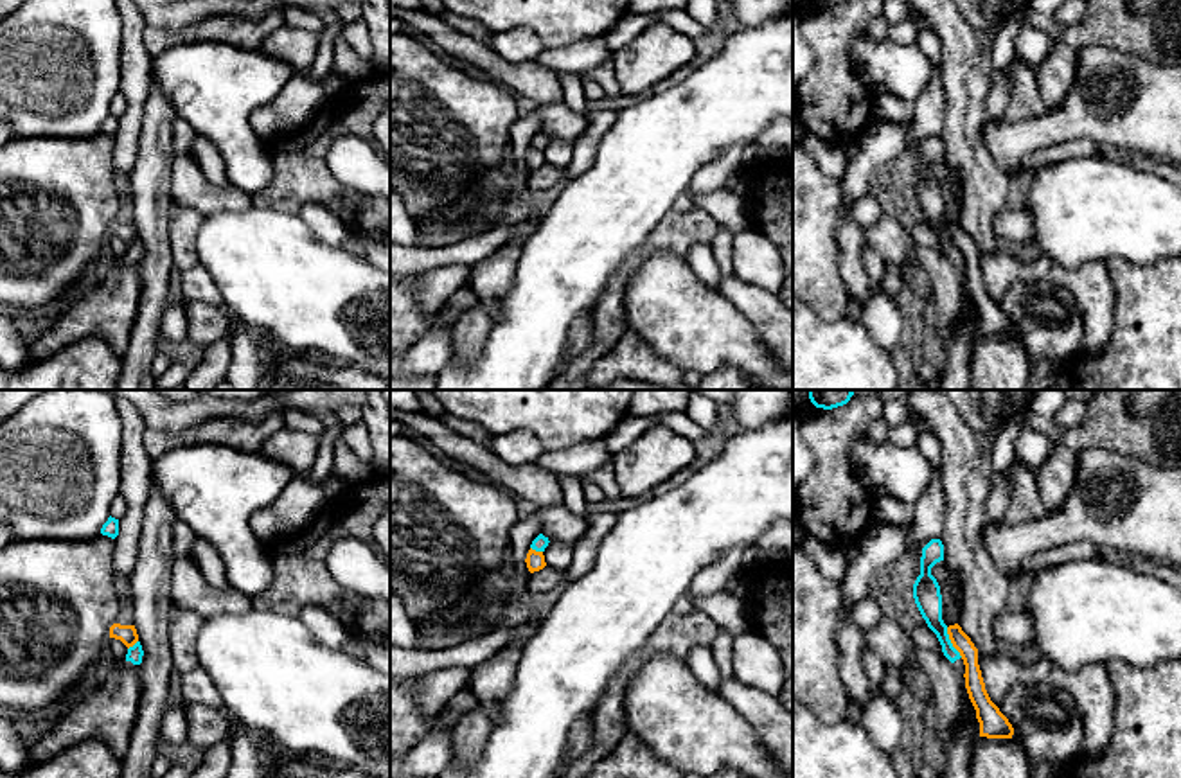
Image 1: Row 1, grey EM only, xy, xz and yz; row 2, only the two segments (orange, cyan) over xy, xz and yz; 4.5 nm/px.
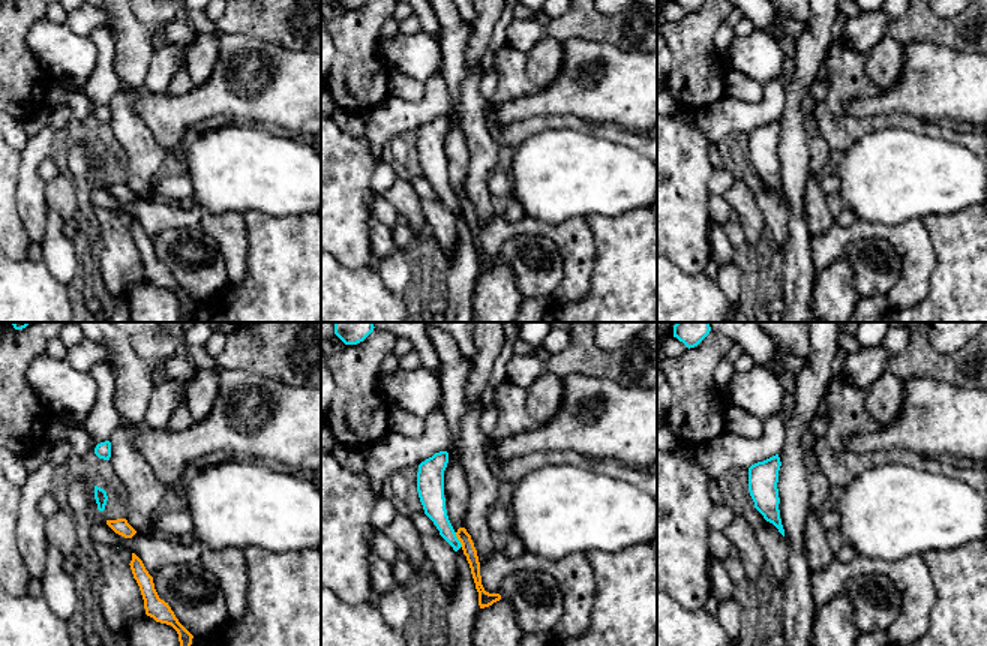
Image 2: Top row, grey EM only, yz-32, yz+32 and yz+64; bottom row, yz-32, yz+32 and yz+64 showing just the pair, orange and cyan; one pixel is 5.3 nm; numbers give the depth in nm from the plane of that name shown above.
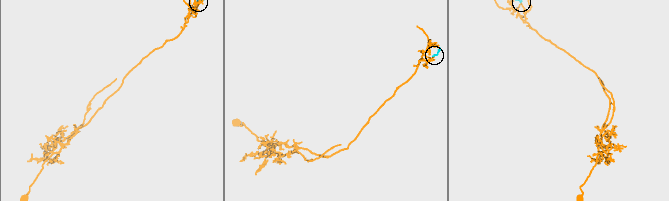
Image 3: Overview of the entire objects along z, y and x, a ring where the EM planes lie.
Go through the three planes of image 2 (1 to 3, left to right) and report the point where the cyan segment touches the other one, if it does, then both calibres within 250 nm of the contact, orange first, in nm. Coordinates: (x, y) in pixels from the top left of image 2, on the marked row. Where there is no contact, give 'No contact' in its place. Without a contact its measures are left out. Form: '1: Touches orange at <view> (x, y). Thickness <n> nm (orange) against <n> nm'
1: No contact
2: Touches orange at yz+32 (458, 538). Thickness 70 nm (orange) against 130 nm
3: No contact

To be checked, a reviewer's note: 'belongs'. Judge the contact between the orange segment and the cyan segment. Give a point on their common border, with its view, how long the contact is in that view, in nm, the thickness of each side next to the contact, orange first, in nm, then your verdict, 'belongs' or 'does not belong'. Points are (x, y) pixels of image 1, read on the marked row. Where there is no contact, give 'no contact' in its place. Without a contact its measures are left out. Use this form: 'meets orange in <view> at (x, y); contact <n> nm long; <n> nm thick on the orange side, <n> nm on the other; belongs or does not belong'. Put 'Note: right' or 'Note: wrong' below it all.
meets orange in yz at (951, 642); contact 150 nm long; 90 nm thick on the orange side, 120 nm on the other; does not belong
Note: wrong

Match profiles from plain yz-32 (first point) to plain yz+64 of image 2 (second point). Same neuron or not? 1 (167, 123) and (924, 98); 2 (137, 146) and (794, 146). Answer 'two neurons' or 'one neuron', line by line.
1: one neuron
2: two neurons

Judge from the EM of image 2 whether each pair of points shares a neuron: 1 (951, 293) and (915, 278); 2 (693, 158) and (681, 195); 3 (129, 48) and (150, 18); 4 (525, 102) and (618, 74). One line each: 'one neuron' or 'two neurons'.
1: two neurons
2: one neuron
3: two neurons
4: one neuron

